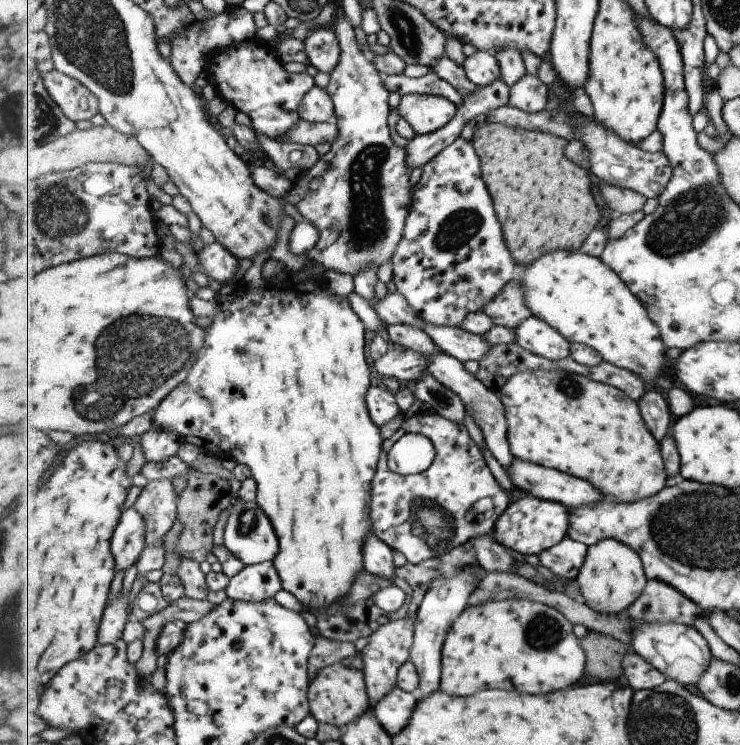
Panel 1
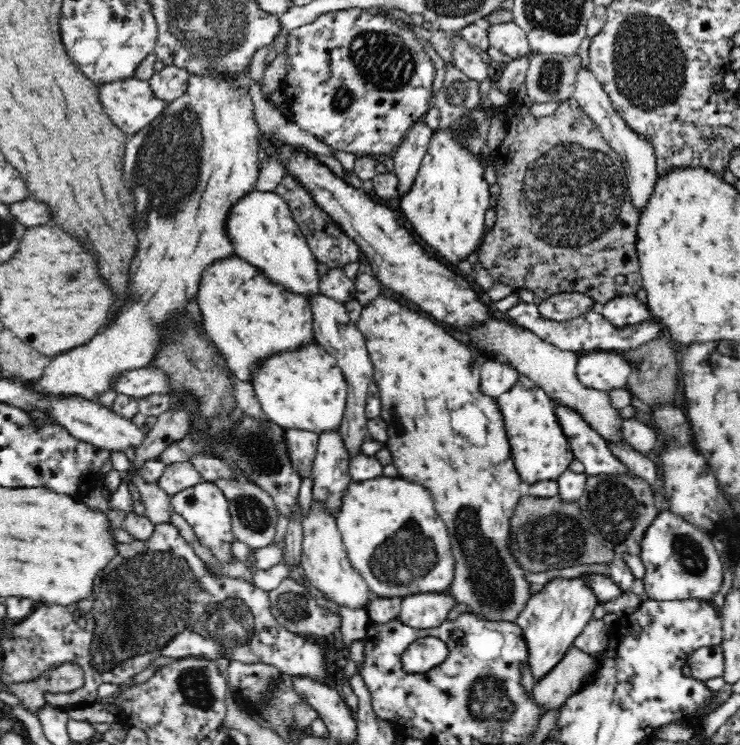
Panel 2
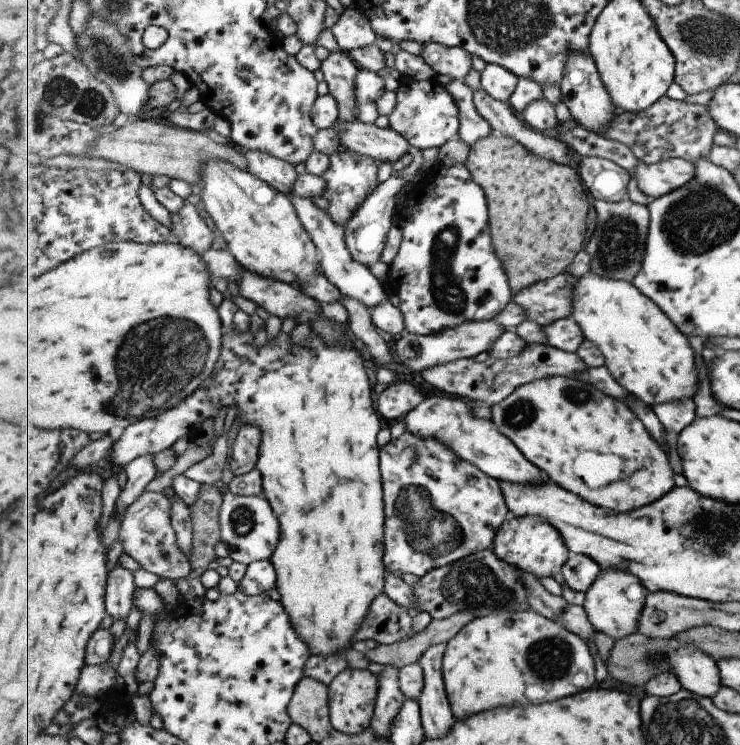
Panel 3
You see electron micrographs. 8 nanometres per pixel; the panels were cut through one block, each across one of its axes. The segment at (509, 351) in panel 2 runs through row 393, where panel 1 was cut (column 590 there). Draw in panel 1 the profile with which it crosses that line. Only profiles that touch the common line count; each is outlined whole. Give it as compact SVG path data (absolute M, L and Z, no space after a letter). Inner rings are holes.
M608 537L588 547L585 563L576 581L580 586L581 599L591 609L615 615L633 606L645 591L649 579L640 554L622 541Z

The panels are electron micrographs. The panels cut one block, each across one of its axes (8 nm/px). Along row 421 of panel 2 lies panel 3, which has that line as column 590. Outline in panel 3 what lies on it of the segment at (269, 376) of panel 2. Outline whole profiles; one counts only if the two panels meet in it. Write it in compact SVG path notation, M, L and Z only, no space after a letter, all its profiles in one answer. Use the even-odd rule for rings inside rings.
M589 270L579 277L579 284L575 286L573 308L575 310L570 317L577 320L587 339L597 343L605 355L606 367L627 392L652 407L668 402L693 400L697 394L699 378L695 366L695 352L689 344L688 336L636 285L629 281L613 280L608 276L597 276Z

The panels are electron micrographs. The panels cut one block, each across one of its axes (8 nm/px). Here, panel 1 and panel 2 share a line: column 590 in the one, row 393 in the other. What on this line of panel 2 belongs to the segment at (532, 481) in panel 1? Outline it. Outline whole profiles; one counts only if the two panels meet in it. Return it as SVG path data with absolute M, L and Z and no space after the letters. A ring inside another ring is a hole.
M486 360L481 364L479 371L481 374L480 392L494 400L508 392L520 375L510 364L497 360Z

